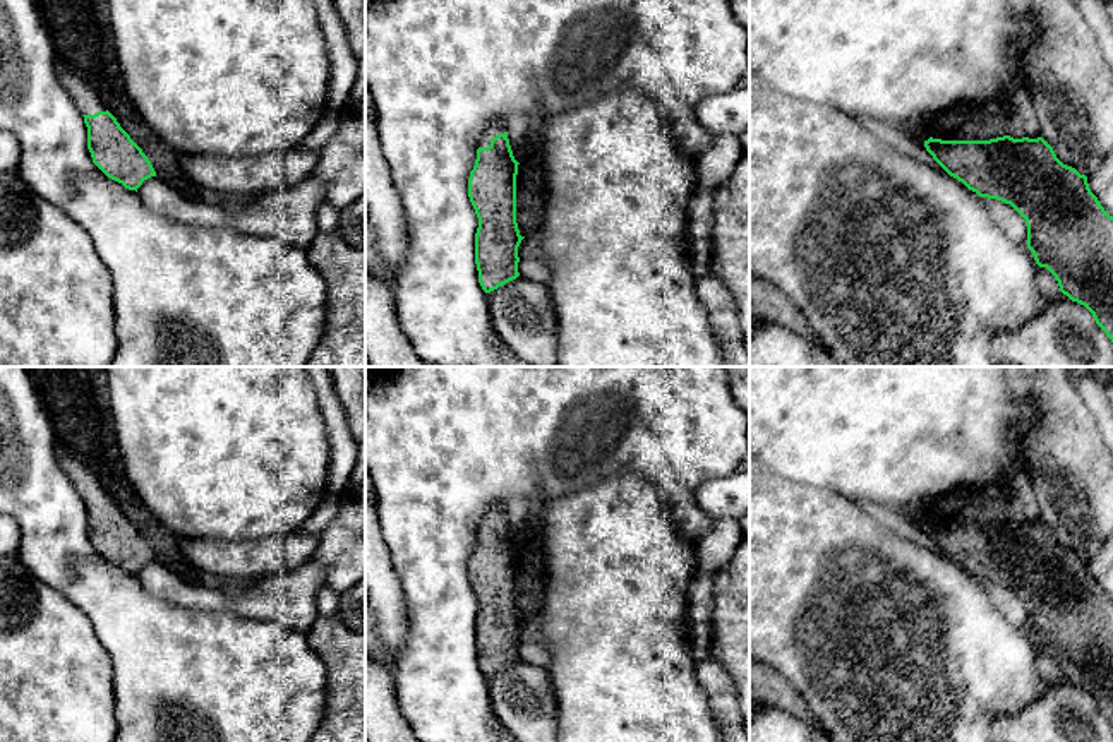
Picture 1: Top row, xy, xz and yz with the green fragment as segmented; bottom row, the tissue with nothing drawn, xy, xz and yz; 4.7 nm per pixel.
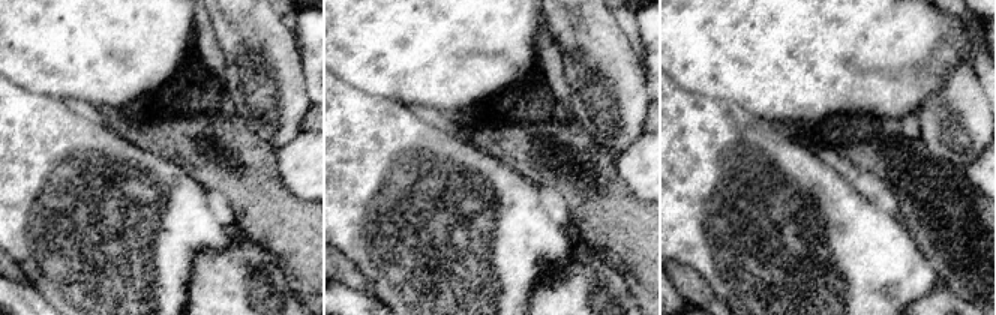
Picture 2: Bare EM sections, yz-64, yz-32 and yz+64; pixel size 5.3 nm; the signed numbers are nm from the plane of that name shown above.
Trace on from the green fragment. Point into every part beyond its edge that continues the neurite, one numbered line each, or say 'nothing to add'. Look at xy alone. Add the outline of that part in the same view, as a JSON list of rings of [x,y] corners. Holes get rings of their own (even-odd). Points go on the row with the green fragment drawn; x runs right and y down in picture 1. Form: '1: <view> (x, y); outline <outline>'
1: xy (83, 95); outline [[[60,69],[58,81],[82,115],[106,111],[93,86],[77,74]]]

